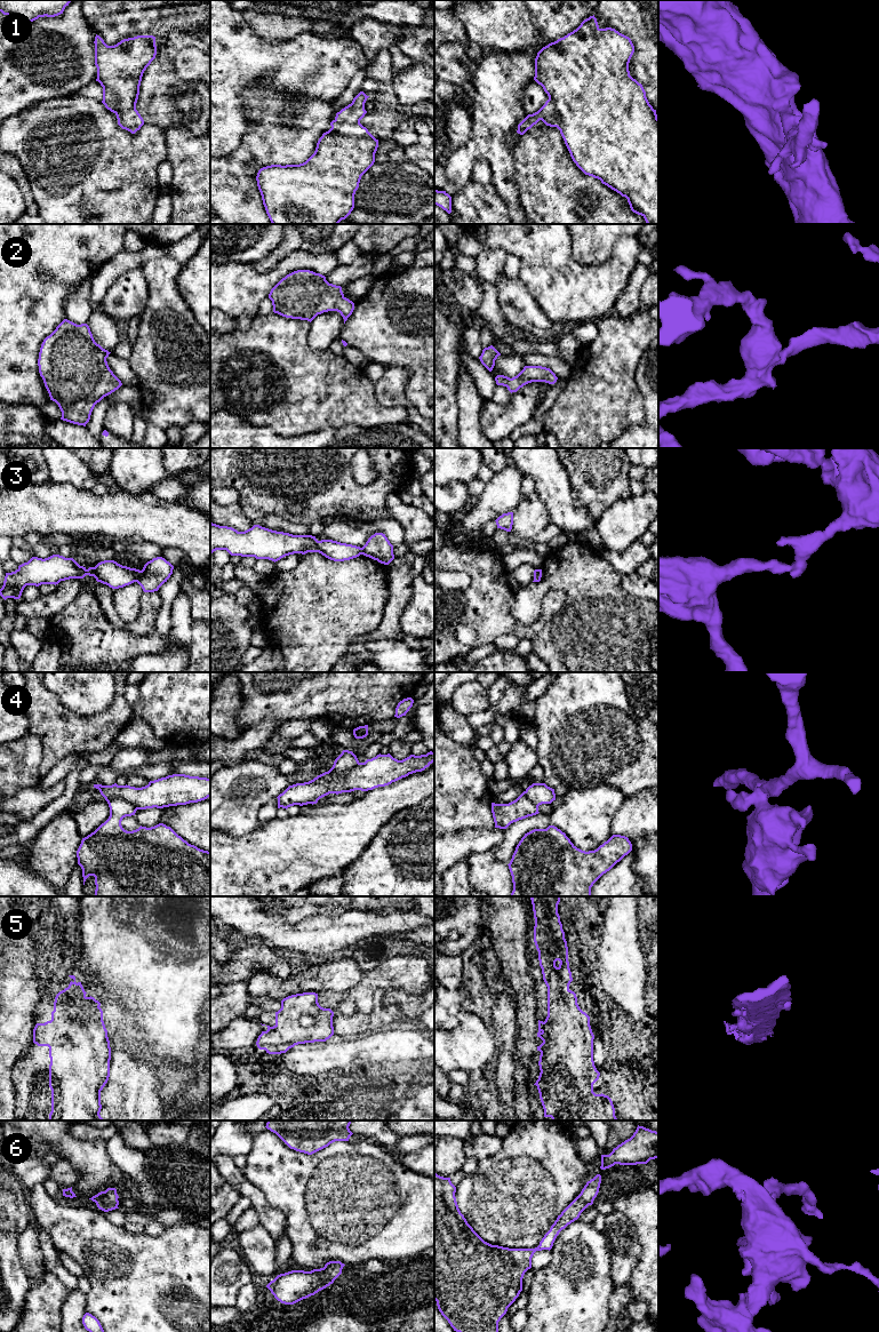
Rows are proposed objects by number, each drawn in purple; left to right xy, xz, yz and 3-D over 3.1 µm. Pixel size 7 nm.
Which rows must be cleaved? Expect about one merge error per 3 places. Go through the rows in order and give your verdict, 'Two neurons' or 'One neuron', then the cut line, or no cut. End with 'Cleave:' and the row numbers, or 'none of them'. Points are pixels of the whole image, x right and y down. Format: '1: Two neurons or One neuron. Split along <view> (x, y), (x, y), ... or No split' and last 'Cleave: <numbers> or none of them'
1: One neuron. No split
2: One neuron. No split
3: Two neurons. Split along xy (140, 571), (136, 581)
4: Two neurons. Split along xy (106, 800), (113, 797), (121, 797), (137, 808)
5: One neuron. No split
6: One neuron. No split
Cleave: 3, 4

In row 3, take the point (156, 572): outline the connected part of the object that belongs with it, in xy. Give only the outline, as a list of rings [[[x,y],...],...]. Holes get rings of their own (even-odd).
[[[162,557],[147,561],[139,571],[137,583],[144,592],[154,592],[167,582],[173,574],[174,566]]]

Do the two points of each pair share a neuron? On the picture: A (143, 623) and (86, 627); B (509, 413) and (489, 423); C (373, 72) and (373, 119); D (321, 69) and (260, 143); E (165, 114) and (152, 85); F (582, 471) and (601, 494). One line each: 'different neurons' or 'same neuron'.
A: different neurons
B: same neuron
C: same neuron
D: different neurons
E: same neuron
F: same neuron

